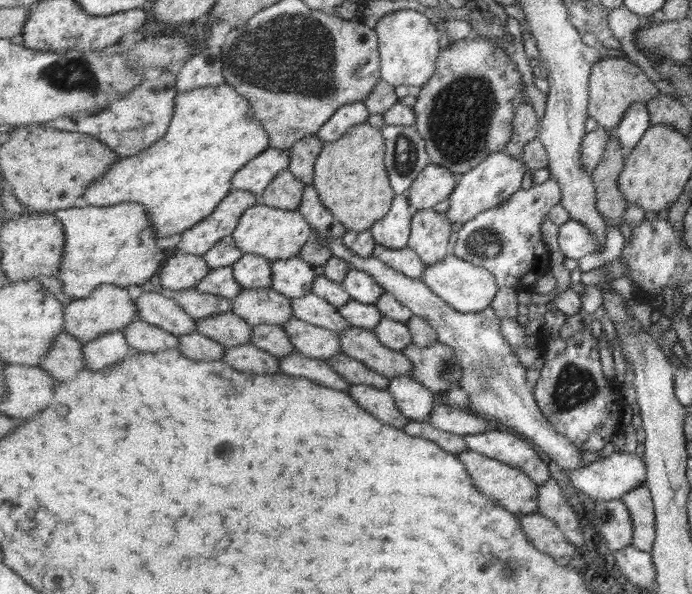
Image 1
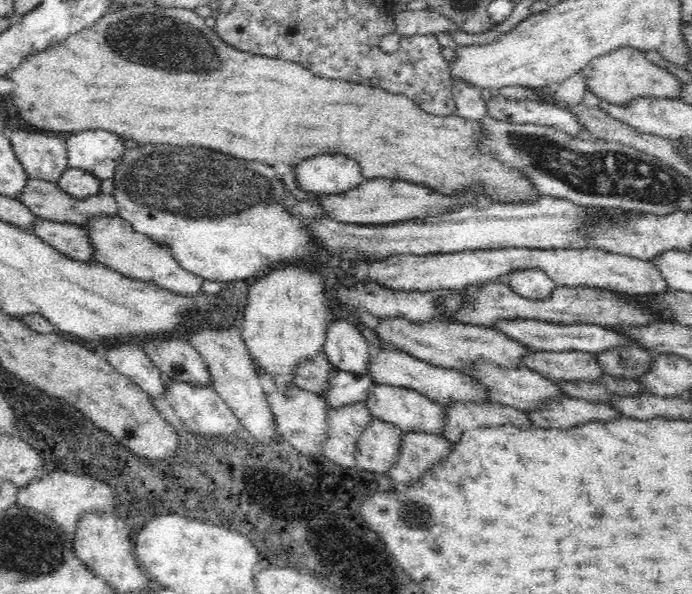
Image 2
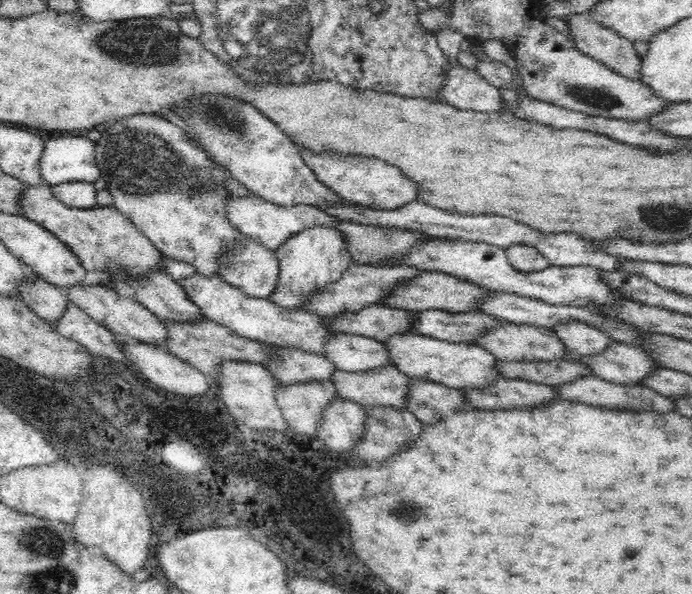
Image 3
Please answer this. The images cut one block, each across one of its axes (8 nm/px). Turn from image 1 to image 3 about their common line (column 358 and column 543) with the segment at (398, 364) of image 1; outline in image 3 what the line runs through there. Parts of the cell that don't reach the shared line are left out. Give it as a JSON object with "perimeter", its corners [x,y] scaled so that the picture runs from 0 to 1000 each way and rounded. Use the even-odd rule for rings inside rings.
{"perimeter":[[[723,540],[720,545],[699,554],[685,569],[684,577],[695,582],[718,604],[730,608],[801,606],[812,603],[814,594],[818,593],[815,577],[803,566],[799,554],[734,540]]]}

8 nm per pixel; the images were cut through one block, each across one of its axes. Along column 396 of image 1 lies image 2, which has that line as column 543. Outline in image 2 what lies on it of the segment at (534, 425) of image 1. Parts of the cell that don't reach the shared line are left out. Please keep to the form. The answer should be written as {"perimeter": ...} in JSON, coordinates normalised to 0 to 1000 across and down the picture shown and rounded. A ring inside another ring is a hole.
{"perimeter":[[[780,451],[749,453],[738,458],[734,468],[737,468],[737,483],[743,490],[757,500],[769,500],[769,503],[792,498],[803,481],[792,460]]]}

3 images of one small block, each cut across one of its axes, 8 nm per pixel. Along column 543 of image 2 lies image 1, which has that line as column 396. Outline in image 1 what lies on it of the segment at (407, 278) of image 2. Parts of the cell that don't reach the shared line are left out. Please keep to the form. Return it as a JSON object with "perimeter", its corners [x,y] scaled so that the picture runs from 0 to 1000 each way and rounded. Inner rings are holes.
{"perimeter":[[[543,409],[540,429],[571,455],[598,470],[610,470],[617,455],[617,444],[607,434],[605,426],[590,414],[566,419]]]}

